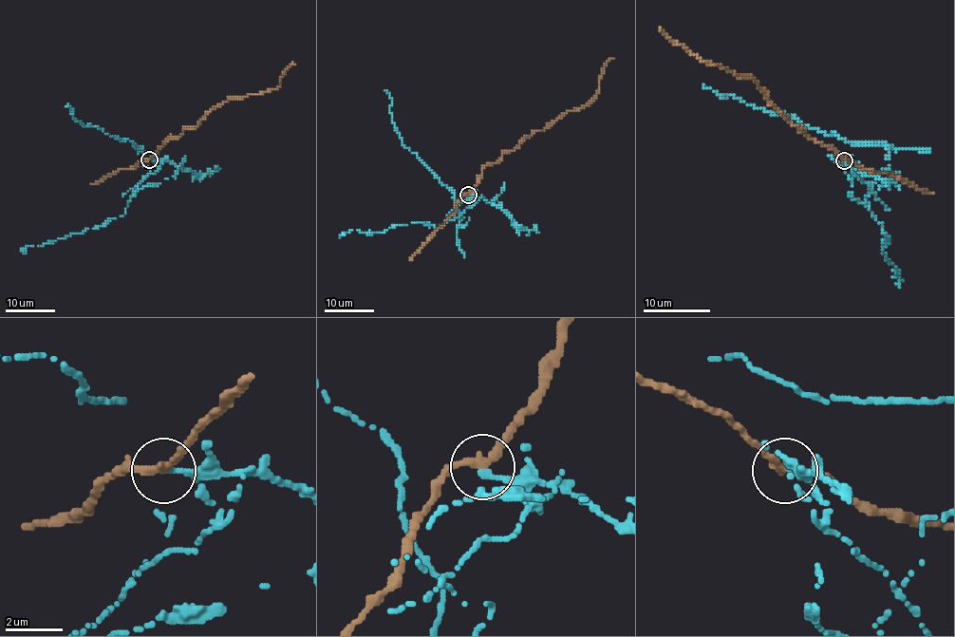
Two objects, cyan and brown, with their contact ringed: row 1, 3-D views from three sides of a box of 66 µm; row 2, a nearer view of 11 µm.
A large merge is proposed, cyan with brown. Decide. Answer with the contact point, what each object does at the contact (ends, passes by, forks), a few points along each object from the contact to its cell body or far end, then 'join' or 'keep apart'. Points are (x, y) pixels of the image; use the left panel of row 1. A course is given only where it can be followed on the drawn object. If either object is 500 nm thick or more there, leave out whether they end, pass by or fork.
place (149, 159); cyan ends; brown passes by; course cyan (148, 159), (159, 168), (143, 179), (150, 168), (142, 148), (83, 124), (67, 104); course brown (148, 159), (167, 140), (195, 127), (218, 104), (274, 89), (279, 85), (283, 73), (294, 64); keep apart

